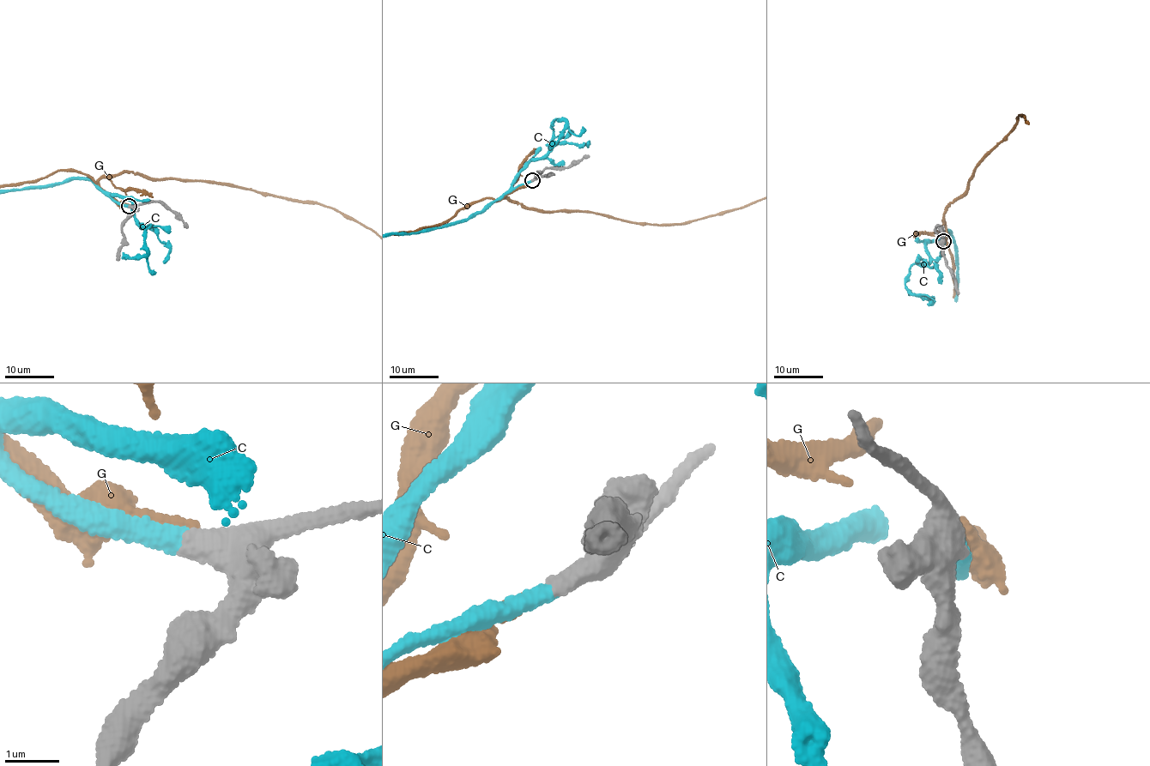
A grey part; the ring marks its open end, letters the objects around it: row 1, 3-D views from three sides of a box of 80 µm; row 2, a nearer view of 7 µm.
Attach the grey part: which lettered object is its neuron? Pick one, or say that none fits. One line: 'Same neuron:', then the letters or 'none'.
Same neuron: C

